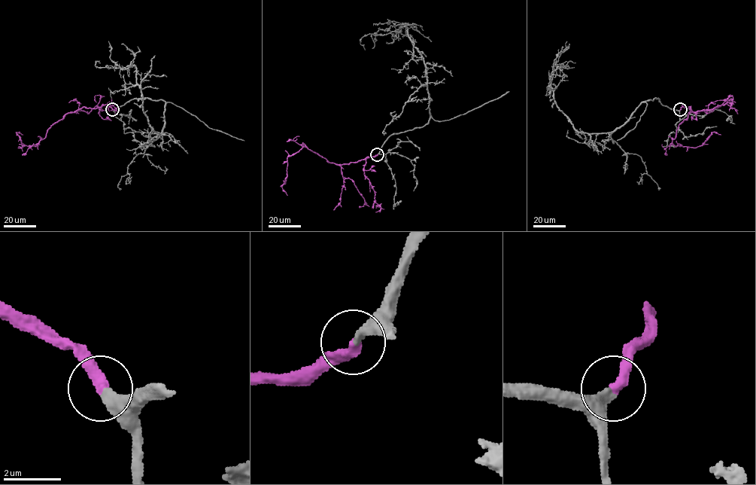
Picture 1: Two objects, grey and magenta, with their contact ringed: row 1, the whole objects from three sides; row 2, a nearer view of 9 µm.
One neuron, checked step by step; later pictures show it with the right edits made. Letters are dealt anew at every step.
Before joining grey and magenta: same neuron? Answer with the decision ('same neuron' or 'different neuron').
same neuron

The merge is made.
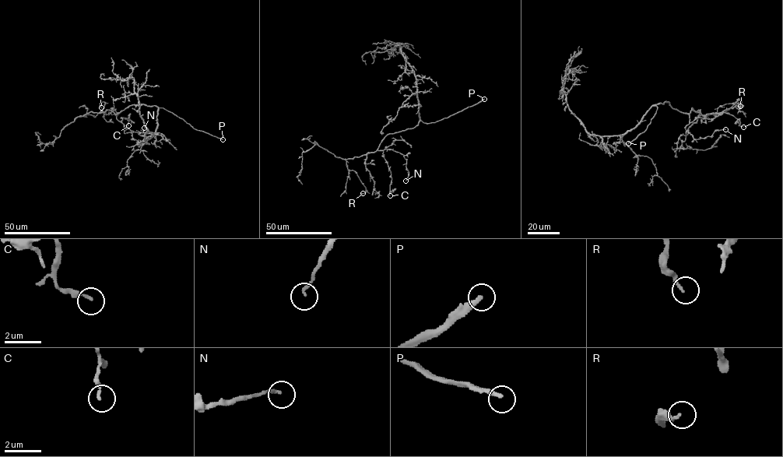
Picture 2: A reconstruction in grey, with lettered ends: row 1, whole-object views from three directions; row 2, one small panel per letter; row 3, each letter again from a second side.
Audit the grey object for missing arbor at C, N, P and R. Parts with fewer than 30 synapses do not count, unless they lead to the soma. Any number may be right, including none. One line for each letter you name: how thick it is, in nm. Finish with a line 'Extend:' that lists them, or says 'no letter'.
P: Thickness 240 nm
Extend: P

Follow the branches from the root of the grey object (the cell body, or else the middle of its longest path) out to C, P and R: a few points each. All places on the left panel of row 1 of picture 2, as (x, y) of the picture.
C: (152, 106), (133, 104), (117, 114), (117, 119), (121, 122), (122, 117), (128, 118), (130, 114), (128, 125)
P: (152, 106), (164, 108), (194, 128), (222, 139)
R: (152, 106), (133, 104), (118, 114), (107, 110), (85, 115), (95, 117), (101, 107)

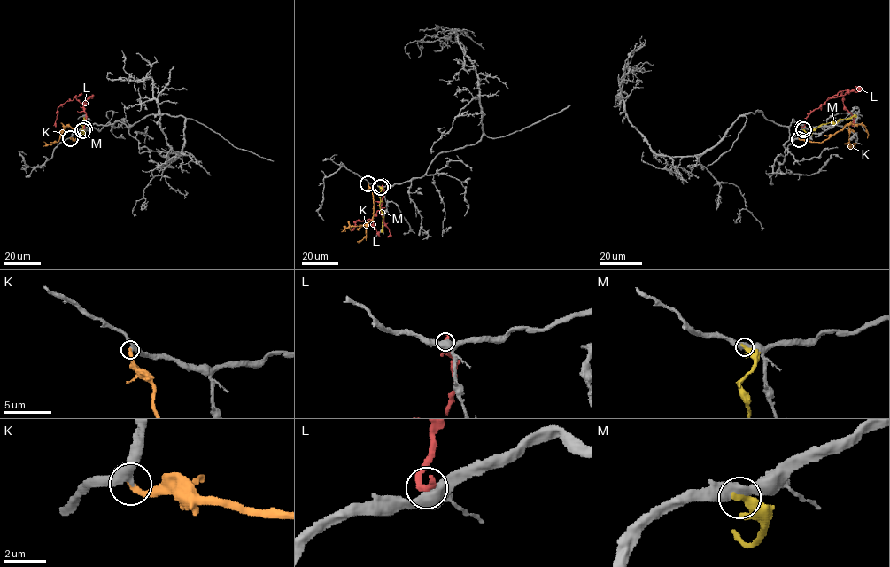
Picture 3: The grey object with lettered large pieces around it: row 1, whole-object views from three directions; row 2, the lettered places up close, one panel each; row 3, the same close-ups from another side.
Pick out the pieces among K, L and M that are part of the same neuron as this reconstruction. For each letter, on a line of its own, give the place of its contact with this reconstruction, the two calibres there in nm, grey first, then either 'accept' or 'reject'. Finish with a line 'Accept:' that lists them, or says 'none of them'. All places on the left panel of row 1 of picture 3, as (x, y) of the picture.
K: (70, 138) | 360/320 nm | accept
L: (84, 128) | 440/360 nm | reject
M: (82, 130) | 500/420 nm | reject
Accept: K

